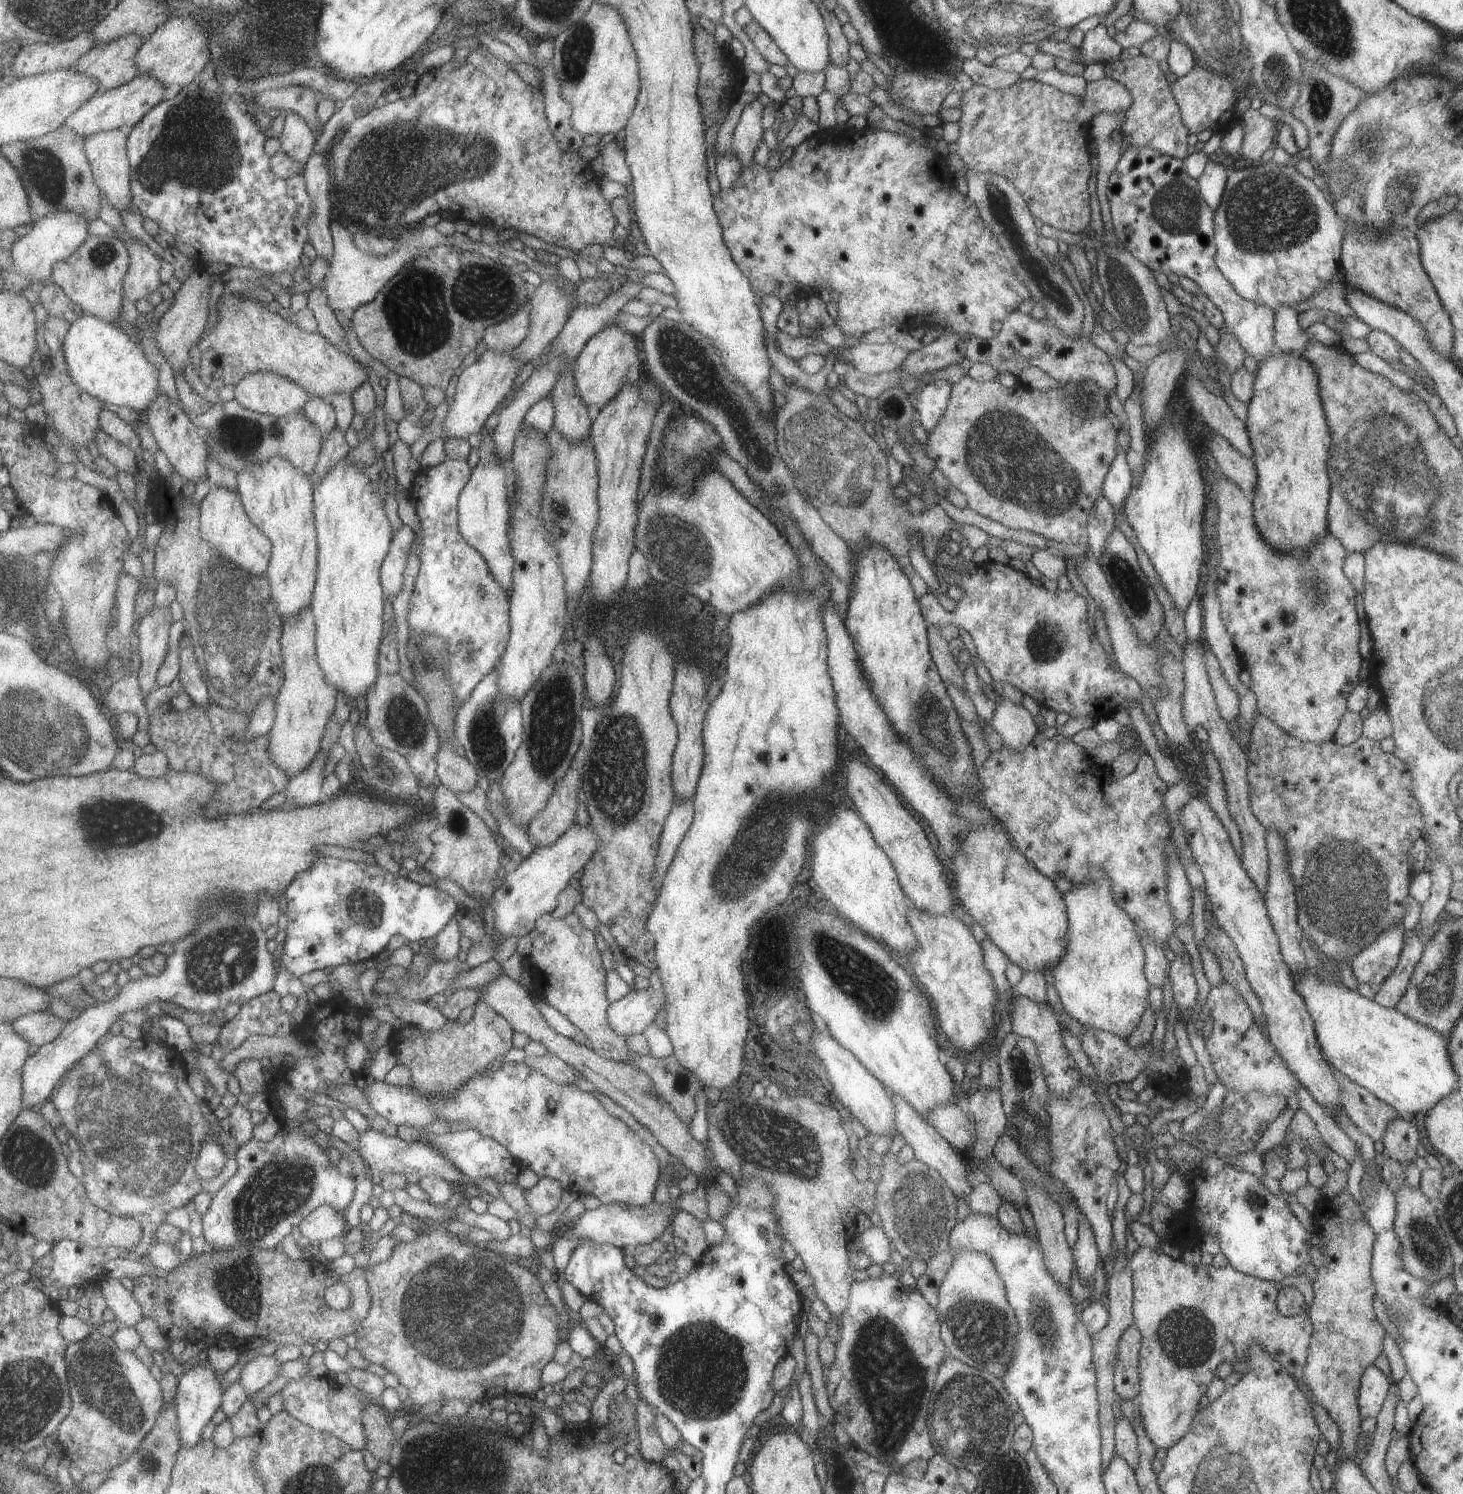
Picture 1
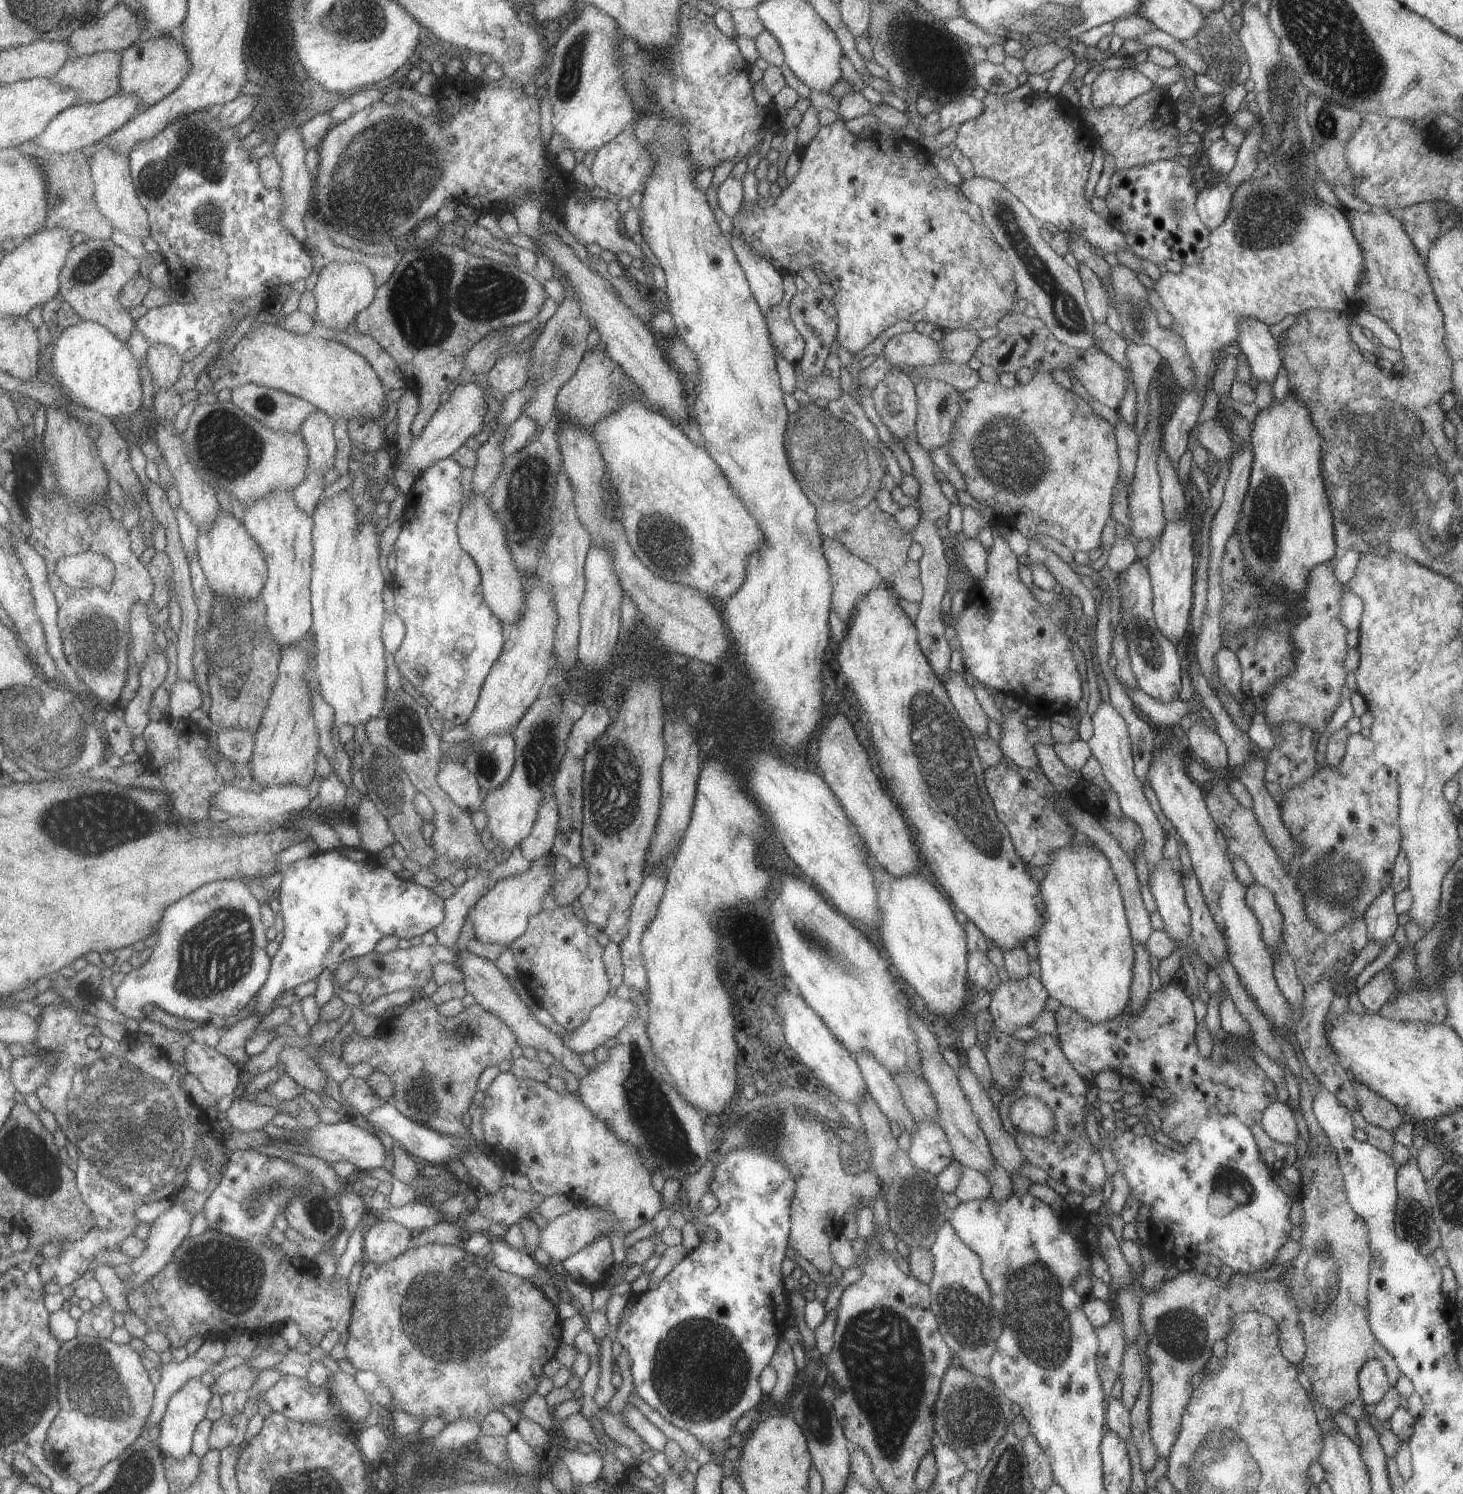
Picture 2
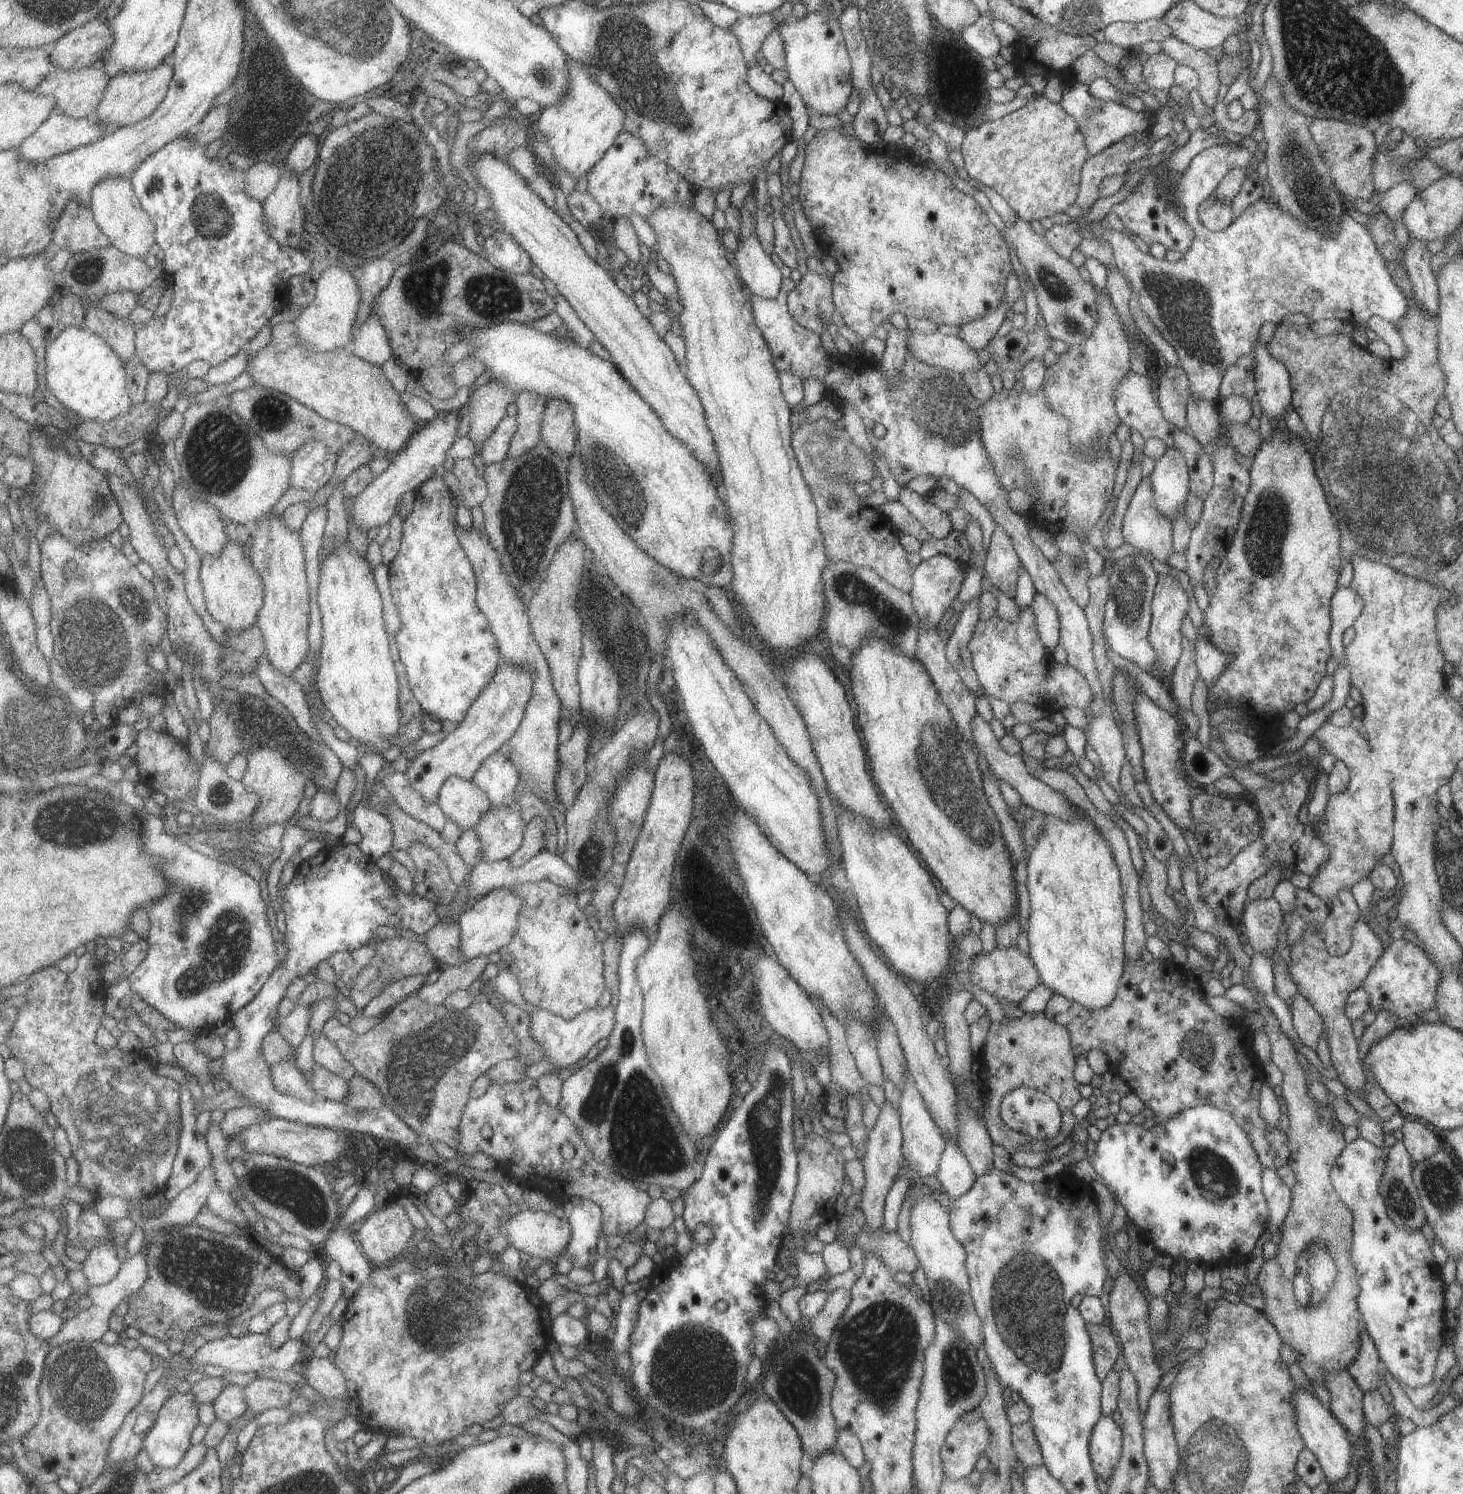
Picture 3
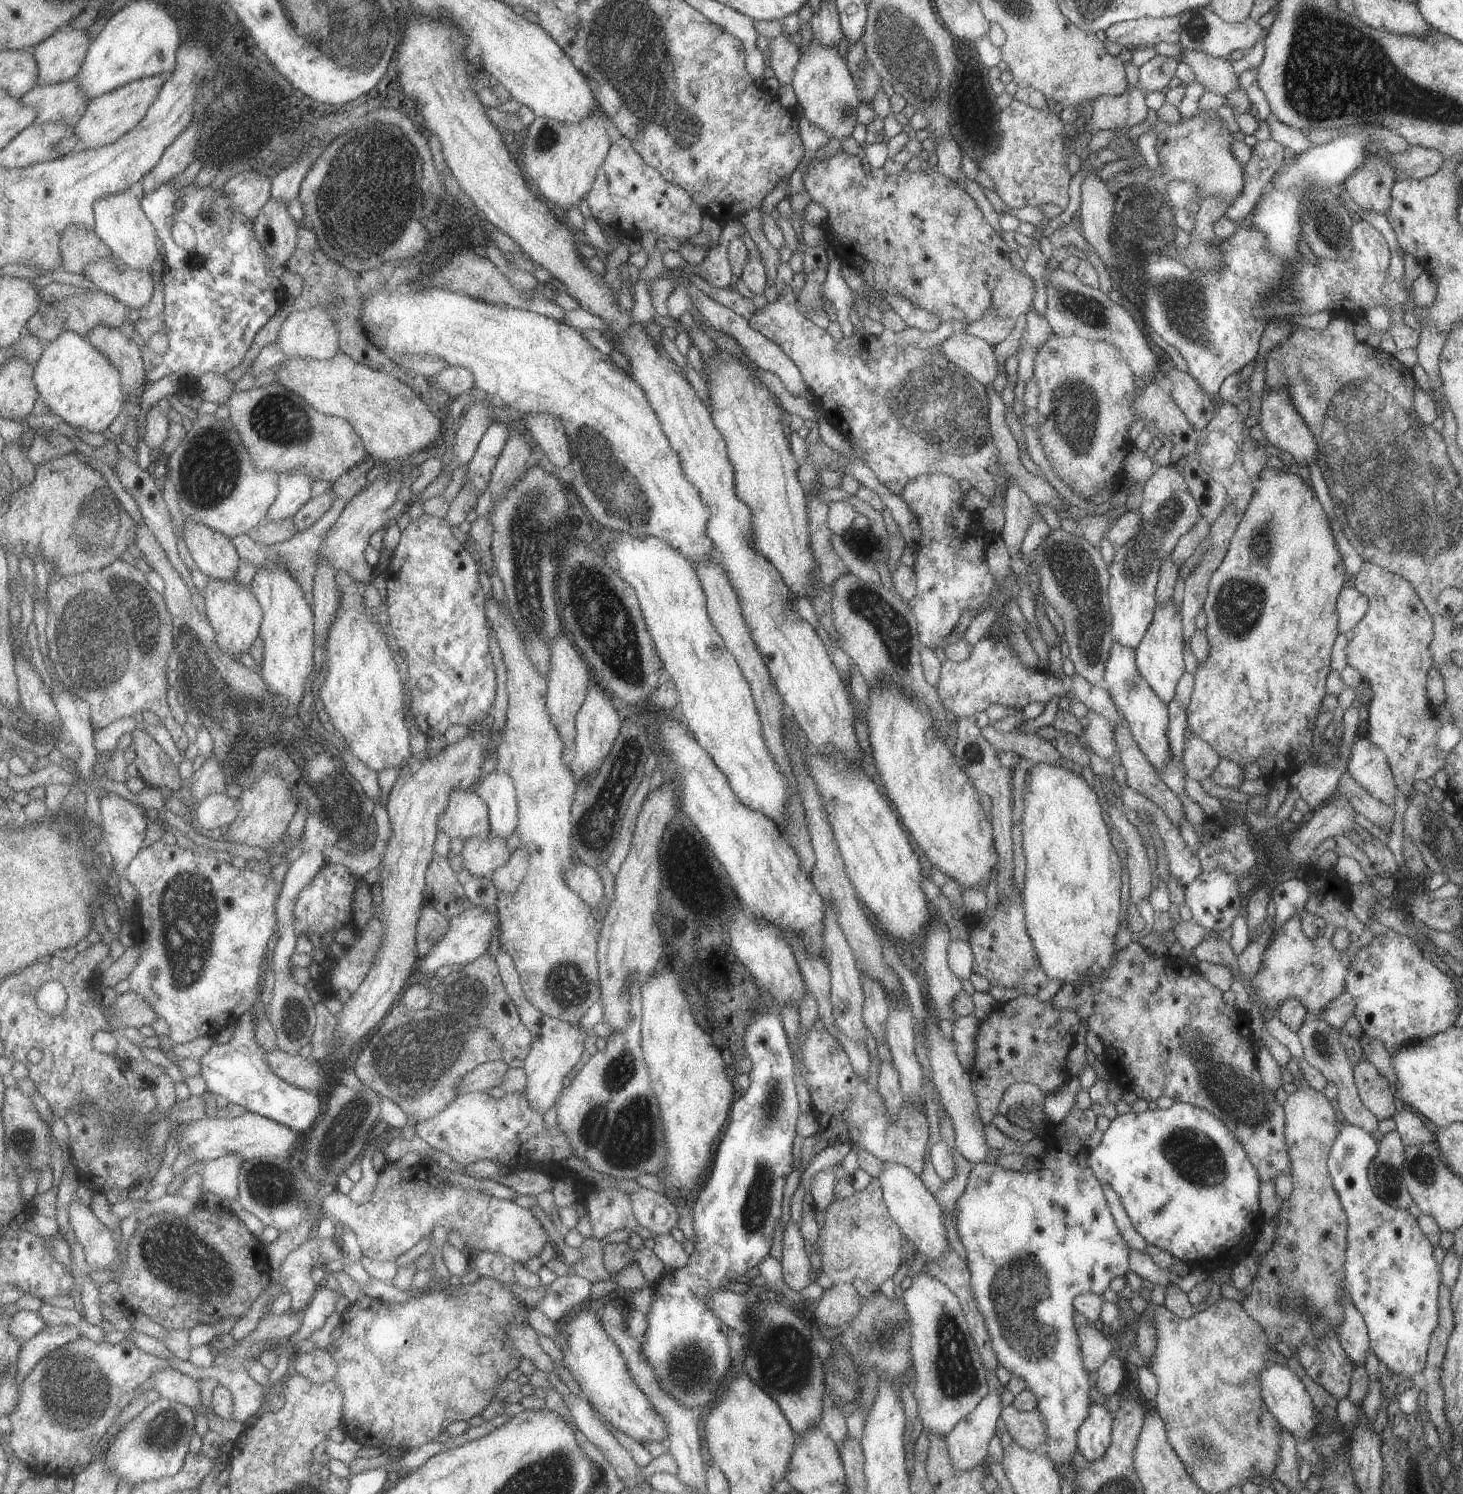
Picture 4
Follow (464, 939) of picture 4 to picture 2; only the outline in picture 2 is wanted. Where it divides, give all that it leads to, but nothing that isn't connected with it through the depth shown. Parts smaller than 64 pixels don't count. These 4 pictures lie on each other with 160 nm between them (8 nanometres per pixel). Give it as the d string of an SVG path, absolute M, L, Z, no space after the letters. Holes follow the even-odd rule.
M543 857L532 860L530 867L522 873L499 879L476 900L467 916L474 926L473 945L497 943L506 946L512 943L525 932L528 918L542 909L542 898L552 890L557 880L553 862L548 863Z

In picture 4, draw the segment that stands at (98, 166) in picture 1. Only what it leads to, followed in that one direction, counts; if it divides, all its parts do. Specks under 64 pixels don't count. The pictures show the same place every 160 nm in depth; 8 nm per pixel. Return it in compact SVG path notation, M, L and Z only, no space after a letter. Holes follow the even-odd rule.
M126 190L100 198L94 204L94 211L97 234L108 244L113 254L131 268L150 271L151 264L161 254L159 250L162 244L154 222L142 207L142 201L131 190Z

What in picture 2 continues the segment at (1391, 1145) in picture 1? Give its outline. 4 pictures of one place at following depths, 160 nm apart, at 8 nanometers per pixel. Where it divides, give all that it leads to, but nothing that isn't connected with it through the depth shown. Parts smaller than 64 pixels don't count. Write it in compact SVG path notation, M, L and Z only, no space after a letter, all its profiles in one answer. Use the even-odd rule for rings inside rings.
M1352 1080L1356 1090L1356 1099L1359 1103L1358 1112L1369 1125L1373 1125L1392 1133L1403 1124L1402 1112L1381 1098L1378 1094L1371 1092L1367 1086Z

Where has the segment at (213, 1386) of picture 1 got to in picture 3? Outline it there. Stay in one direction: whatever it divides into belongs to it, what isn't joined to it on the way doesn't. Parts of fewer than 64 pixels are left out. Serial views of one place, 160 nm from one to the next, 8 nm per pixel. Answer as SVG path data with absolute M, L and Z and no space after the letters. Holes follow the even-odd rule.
M175 1392L158 1414L157 1424L145 1437L144 1448L154 1466L175 1468L183 1462L192 1445L192 1434L201 1422L201 1404L191 1392Z

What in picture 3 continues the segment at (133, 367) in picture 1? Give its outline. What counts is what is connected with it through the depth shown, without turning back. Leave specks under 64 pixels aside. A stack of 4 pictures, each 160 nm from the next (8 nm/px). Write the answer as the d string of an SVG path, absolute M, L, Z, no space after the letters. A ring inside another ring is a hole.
M88 327L66 328L46 347L45 363L47 389L84 421L107 422L132 412L134 400L128 388L126 363L104 338Z

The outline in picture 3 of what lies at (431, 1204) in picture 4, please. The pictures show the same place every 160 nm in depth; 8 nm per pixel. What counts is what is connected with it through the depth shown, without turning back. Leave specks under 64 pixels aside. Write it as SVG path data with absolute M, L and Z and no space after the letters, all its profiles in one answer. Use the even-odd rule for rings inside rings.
M396 1189L391 1192L389 1202L380 1210L373 1211L364 1224L356 1227L356 1236L359 1239L361 1251L376 1266L385 1266L391 1264L395 1260L399 1260L407 1255L411 1246L411 1238L415 1234L416 1228L411 1222L411 1218L407 1216L405 1208L396 1204ZM529 1208L523 1212L519 1210L511 1218L508 1215L500 1224L500 1229L506 1234L508 1244L514 1246L519 1252L527 1253L531 1257L537 1256L550 1263L559 1258L571 1238L571 1227L565 1216L559 1218L552 1213Z

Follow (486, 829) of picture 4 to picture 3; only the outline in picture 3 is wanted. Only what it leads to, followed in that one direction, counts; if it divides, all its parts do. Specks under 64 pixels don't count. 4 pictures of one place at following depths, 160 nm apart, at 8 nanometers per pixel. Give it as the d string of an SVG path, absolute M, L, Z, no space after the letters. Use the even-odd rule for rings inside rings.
M450 776L438 790L436 802L447 819L455 821L461 830L473 828L480 814L490 807L487 795L473 781Z

